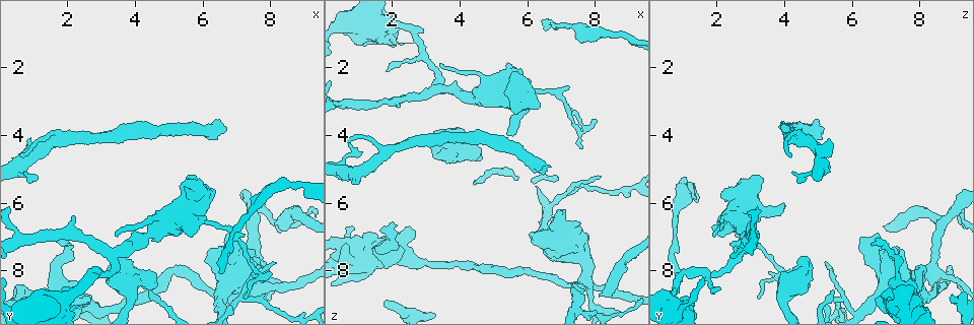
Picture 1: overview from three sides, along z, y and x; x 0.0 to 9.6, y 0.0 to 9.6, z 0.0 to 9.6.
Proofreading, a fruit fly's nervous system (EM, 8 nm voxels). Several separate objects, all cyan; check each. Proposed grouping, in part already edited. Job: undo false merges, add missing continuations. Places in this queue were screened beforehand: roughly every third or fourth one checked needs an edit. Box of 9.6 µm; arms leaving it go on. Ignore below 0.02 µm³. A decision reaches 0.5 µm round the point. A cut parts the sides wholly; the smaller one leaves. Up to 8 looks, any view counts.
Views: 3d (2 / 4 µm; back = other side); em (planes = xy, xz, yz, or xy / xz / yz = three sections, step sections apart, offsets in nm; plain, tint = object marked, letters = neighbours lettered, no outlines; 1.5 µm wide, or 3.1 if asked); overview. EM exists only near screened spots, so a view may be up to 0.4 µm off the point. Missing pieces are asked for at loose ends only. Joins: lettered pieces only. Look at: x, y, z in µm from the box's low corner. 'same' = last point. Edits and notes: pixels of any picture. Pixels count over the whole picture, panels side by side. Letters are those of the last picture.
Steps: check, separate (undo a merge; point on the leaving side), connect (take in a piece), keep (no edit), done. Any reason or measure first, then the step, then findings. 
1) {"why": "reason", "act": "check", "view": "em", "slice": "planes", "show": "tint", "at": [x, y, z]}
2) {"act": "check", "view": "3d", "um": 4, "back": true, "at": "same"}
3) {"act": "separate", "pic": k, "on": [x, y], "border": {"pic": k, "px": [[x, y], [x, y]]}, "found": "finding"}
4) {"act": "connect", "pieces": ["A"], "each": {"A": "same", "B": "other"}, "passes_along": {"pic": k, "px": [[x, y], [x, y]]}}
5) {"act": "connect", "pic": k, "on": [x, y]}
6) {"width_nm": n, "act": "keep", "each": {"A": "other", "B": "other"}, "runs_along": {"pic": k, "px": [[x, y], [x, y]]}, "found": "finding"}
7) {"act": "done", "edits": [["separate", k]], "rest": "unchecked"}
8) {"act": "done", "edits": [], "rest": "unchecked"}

{"why": "thin end", "act": "check", "view": "em", "slice": "planes", "show": "letters", "at": [6.50, 8.05, 0.90]}

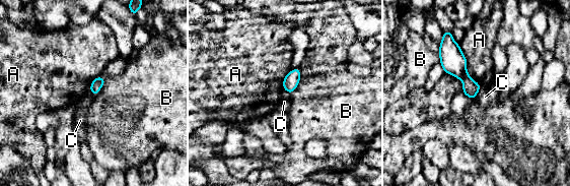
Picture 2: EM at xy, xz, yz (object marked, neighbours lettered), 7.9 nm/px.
{"act": "keep", "each": {"A": "other", "B": "other", "C": "other"}, "border": {"pic": 2, "px": [[481, 86], [474, 98]]}, "found": "no lettered piece goes on from it"}

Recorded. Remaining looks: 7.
{"why": "four or more arms meet", "act": "check", "view": "em", "slice": "xz", "step": 4, "show": "letters", "at": [7.75, 8.10, 8.30]}

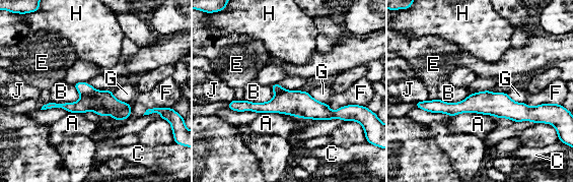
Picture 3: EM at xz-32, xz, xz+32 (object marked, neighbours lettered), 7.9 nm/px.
{"act": "keep", "each": {"A": "other", "B": "other", "C": "other", "E": "other", "F": "other", "G": "other", "H": "other", "J": "other"}, "found": "all the same neuron"}

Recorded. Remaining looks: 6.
{"why": "an open end", "act": "check", "view": "em", "slice": "yz", "step": 8, "show": "tint", "at": [1.85, 8.75, 8.90]}

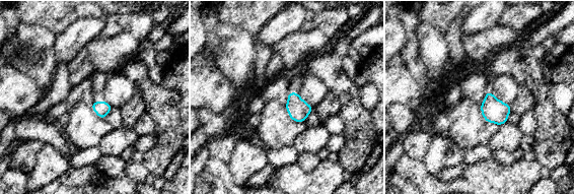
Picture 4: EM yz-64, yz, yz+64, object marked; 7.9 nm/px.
{"act": "check", "view": "em", "slice": "planes", "show": "letters", "at": "same"}

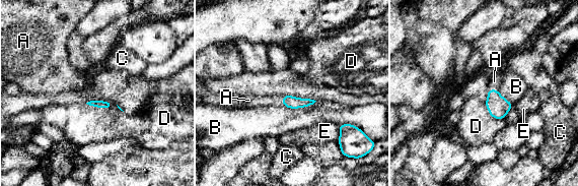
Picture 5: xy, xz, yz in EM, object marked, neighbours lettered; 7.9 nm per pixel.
{"act": "connect", "pieces": ["A"], "each": {"A": "same", "B": "other", "C": "other", "D": "other", "E": "other"}, "passes_along": {"pic": 5, "px": [[291, 102], [283, 101], [251, 101]]}, "found": "the neuron continues"}

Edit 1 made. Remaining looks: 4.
{"act": "done", "edits": [["connect", 5]], "rest": "unchecked"}

